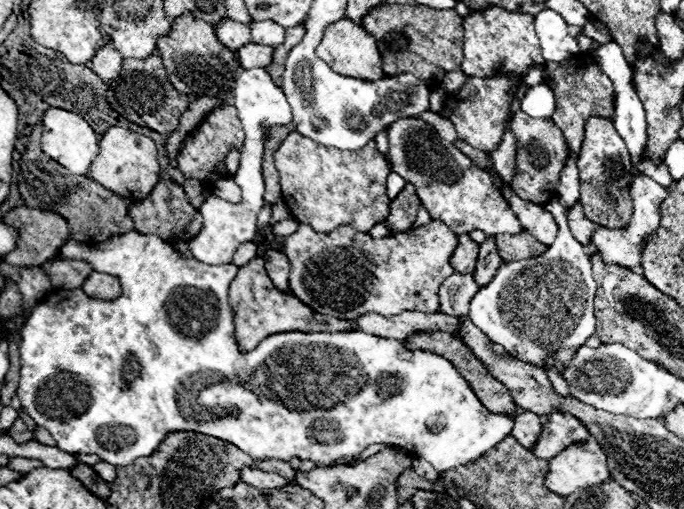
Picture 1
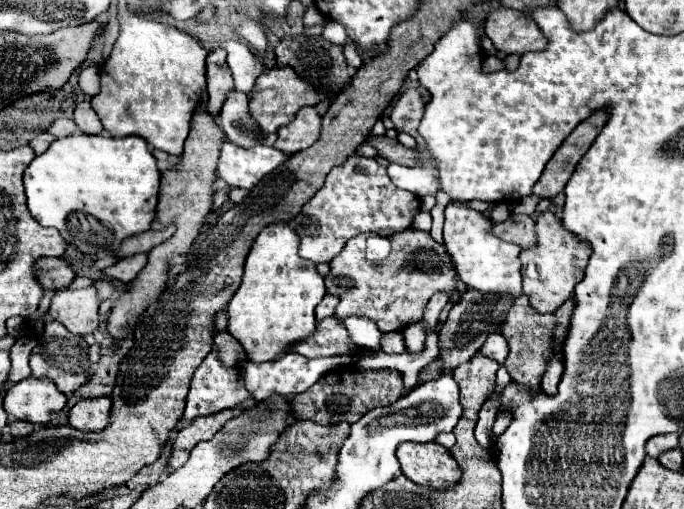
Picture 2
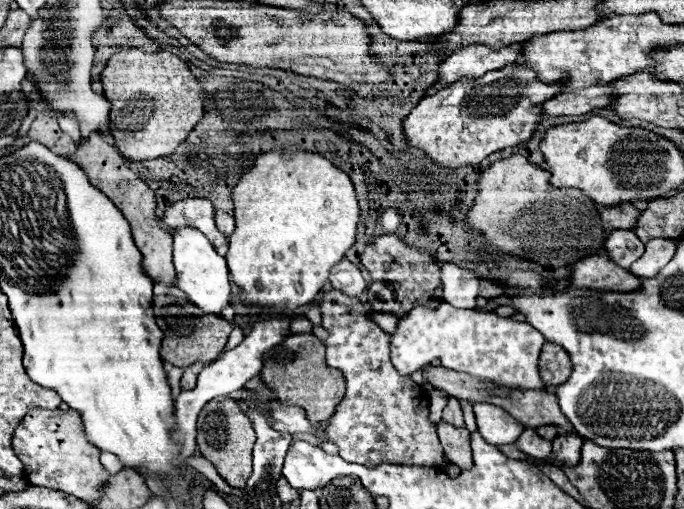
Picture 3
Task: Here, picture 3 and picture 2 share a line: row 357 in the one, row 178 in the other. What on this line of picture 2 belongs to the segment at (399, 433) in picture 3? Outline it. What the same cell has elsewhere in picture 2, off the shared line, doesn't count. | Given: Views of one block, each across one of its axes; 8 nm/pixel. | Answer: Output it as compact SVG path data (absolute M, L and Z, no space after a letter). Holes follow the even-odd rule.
M353 154L342 166L330 170L326 184L292 220L292 228L300 236L300 256L312 260L314 264L320 264L330 262L334 256L338 256L344 244L362 232L390 236L410 228L410 222L418 210L418 196L396 188L388 178L384 166L380 166L374 158Z

